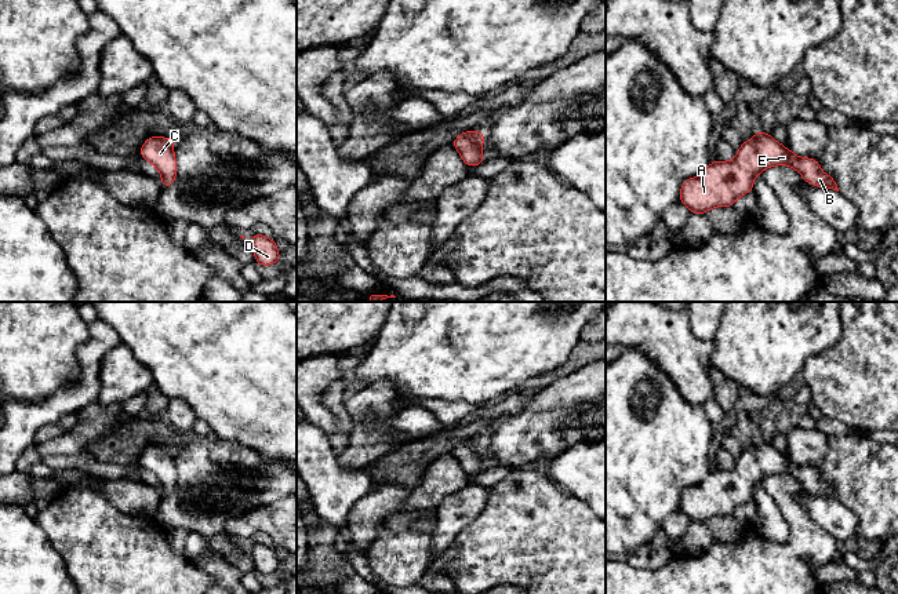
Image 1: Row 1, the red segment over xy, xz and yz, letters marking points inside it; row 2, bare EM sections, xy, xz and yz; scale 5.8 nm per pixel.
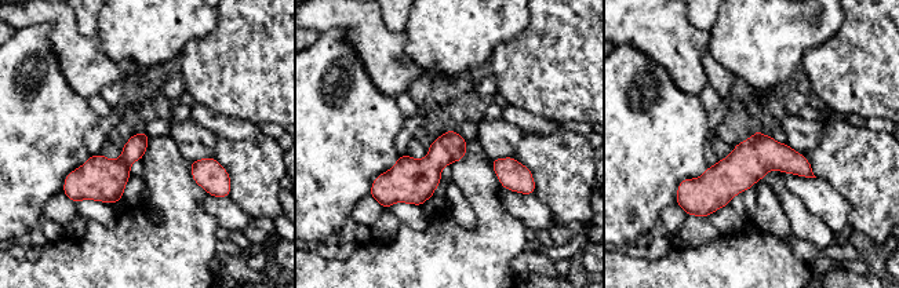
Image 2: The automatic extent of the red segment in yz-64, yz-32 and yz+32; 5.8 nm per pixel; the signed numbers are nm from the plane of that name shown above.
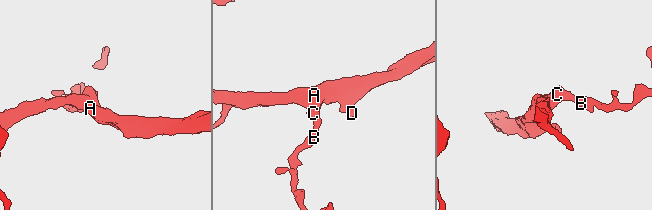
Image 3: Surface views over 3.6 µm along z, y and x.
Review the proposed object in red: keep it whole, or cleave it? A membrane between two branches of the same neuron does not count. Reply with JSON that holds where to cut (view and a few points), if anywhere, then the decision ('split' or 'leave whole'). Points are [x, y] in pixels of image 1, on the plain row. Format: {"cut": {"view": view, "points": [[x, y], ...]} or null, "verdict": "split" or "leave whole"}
{"cut": null, "verdict": "leave whole"}

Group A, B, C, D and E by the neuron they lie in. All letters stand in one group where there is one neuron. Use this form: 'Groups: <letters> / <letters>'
Groups: A B C D E

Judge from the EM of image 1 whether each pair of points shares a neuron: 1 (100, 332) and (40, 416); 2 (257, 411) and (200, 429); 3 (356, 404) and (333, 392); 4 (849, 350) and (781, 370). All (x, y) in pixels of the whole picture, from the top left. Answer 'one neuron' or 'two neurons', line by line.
1: one neuron
2: two neurons
3: two neurons
4: two neurons

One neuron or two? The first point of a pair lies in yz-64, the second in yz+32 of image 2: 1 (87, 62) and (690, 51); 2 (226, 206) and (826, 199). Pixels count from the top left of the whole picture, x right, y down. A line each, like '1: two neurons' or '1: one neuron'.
1: one neuron
2: one neuron

